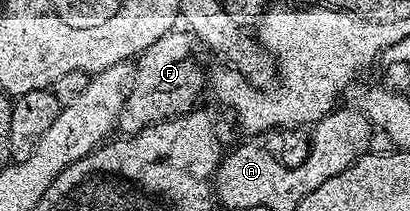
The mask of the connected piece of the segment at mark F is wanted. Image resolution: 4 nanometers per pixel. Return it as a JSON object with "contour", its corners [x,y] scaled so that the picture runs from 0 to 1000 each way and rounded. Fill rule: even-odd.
{"contour":[[[424,137],[388,175],[388,194],[378,194],[378,213],[359,227],[346,261],[332,265],[305,502],[285,550],[285,602],[300,611],[305,640],[329,640],[376,583],[422,564],[429,545],[454,545],[483,502],[480,464],[490,427],[505,412],[505,336],[500,355],[488,289],[471,265],[471,204],[476,185],[468,161]]]}

